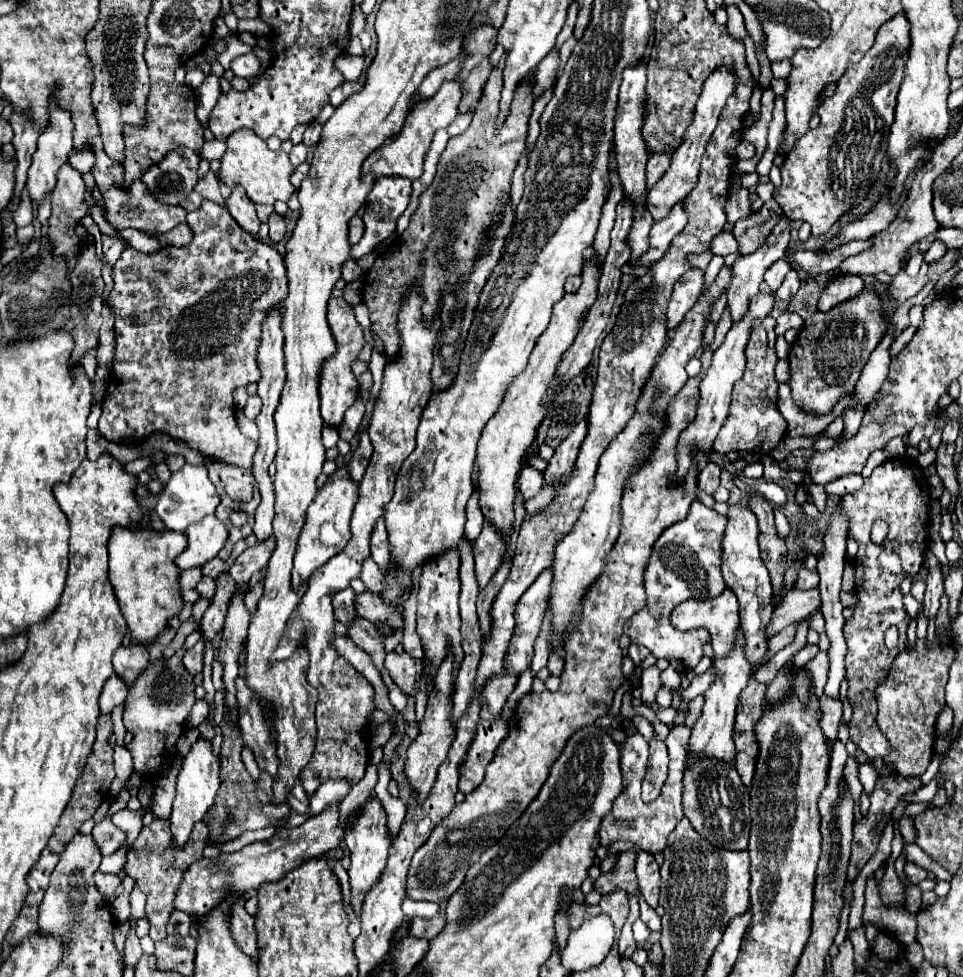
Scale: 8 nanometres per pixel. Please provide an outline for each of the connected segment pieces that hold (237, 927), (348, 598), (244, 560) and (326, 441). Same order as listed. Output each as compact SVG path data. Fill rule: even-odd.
M237 901L231 911L231 931L239 947L257 961L259 953L257 953L257 937L255 937L255 917L251 917L243 905L245 901Z
M343 589L339 593L335 593L333 597L333 607L335 607L335 617L337 621L341 621L343 625L351 625L351 621L355 621L357 613L355 613L355 593L353 589Z
M269 537L267 541L257 543L257 545L245 549L245 551L235 559L235 563L233 563L231 569L229 569L229 573L231 573L233 579L235 579L235 583L237 583L237 585L247 583L255 571L267 567L267 561L269 561L269 557L271 557L271 549L275 549L275 537Z
M325 423L325 425L323 425L323 445L329 449L329 447L335 447L337 441L339 441L339 433L337 433L337 429Z

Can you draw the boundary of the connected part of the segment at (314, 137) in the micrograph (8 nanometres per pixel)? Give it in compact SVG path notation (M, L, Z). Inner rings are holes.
M315 121L315 123L311 123L311 127L305 131L303 143L305 143L307 147L313 147L313 145L319 143L319 137L321 137L321 125Z

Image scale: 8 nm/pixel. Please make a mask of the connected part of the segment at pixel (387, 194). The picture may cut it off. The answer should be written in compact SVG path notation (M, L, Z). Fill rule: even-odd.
M379 177L367 197L367 211L363 215L365 235L353 245L351 257L359 259L373 251L375 245L395 233L397 219L403 215L411 199L411 181L403 177Z

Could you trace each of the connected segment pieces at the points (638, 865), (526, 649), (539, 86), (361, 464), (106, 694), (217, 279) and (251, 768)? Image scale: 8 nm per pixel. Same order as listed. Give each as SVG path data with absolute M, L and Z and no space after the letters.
M639 851L637 861L635 861L635 871L637 871L637 881L639 881L639 887L641 887L641 895L655 909L657 901L659 901L659 883L661 883L657 861L653 859L651 853Z
M545 569L523 593L515 611L515 633L505 659L505 673L521 675L533 659L533 643L547 611L547 593L551 591L551 569Z
M553 49L535 69L535 87L533 87L535 97L545 93L555 83L557 67L559 67L559 57L557 57L557 49Z
M363 433L359 447L355 449L355 453L351 455L351 459L349 459L347 465L345 465L345 469L347 469L349 477L351 477L351 481L361 483L363 473L365 473L365 469L367 469L367 465L369 465L371 453L373 453L373 445L371 445L371 441L369 441L369 435Z
M113 673L113 675L105 681L105 687L103 687L103 691L101 691L101 699L99 699L101 713L111 713L115 705L125 703L127 693L129 693L127 683L125 683L121 677L117 677L117 673Z
M203 199L197 211L187 213L187 225L193 233L189 245L163 247L149 255L129 247L113 265L115 287L107 303L115 313L117 347L111 383L101 405L99 433L115 443L145 439L151 433L169 433L201 455L251 469L257 443L241 435L237 427L233 391L261 377L257 365L261 321L273 305L283 303L287 295L287 271L277 249L241 229L227 209L215 201Z
M246 745L242 747L241 756L245 764L245 767L247 771L249 772L249 774L251 775L252 779L254 781L257 781L261 773L261 770L259 769L255 761L252 751Z

